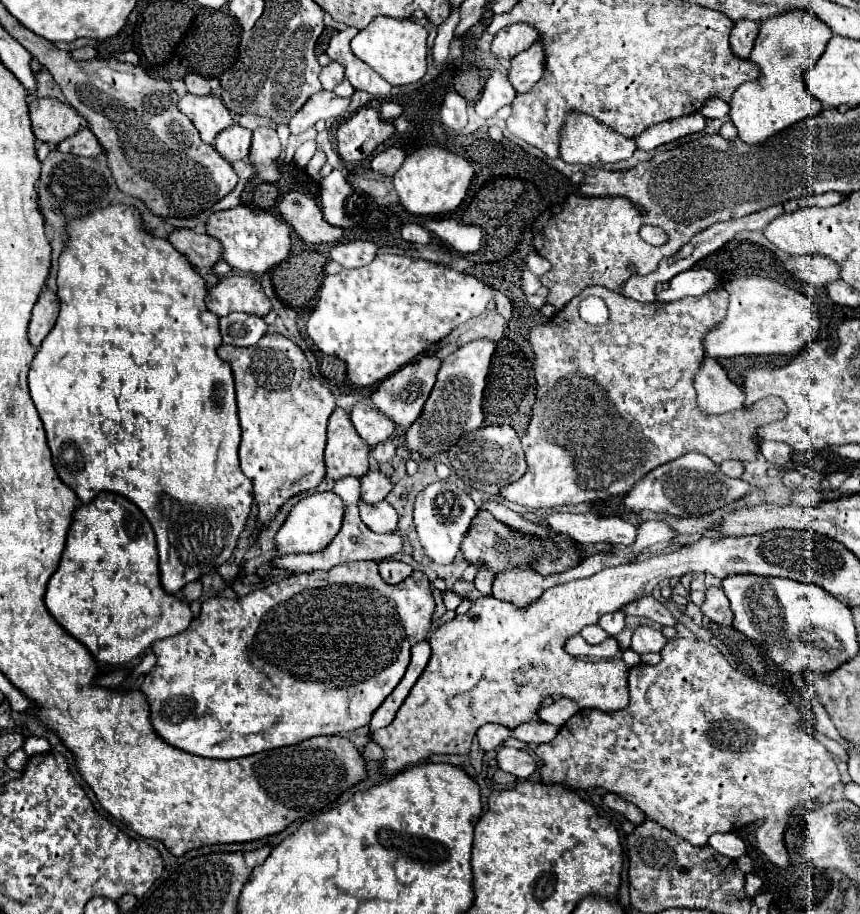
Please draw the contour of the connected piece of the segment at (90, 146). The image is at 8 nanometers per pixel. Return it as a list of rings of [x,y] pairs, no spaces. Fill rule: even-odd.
[[[88,127],[80,129],[76,135],[58,143],[56,149],[62,151],[62,153],[74,153],[74,155],[80,155],[80,157],[98,157],[104,151],[100,147],[98,139],[94,137],[94,133]]]

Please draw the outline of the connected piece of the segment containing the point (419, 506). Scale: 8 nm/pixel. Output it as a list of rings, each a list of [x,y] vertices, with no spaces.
[[[436,481],[418,493],[414,501],[414,525],[426,555],[436,563],[450,563],[460,551],[460,543],[476,513],[478,509],[468,493],[450,481]]]

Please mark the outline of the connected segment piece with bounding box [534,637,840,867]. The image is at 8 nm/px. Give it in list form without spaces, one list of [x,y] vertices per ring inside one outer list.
[[[680,637],[670,639],[668,645],[662,649],[662,661],[658,665],[636,665],[636,667],[630,669],[628,679],[630,679],[630,703],[624,709],[614,711],[614,713],[598,711],[598,709],[580,709],[574,717],[570,717],[570,721],[566,721],[560,727],[554,741],[542,743],[542,745],[536,747],[534,753],[542,761],[542,767],[540,767],[542,781],[544,783],[570,785],[572,789],[602,787],[602,789],[606,789],[610,793],[616,793],[622,799],[634,803],[640,811],[644,811],[646,817],[650,817],[650,819],[658,821],[660,825],[672,829],[674,833],[678,833],[680,837],[690,841],[692,845],[706,845],[708,837],[714,835],[714,833],[734,831],[742,825],[760,821],[760,827],[758,827],[758,833],[756,833],[756,841],[760,851],[776,867],[786,867],[788,865],[788,851],[786,851],[786,845],[784,845],[784,829],[786,829],[788,813],[796,805],[800,805],[802,801],[816,799],[818,795],[826,793],[830,787],[834,787],[840,781],[836,761],[826,751],[826,747],[822,743],[818,743],[814,737],[810,737],[802,727],[798,727],[802,717],[796,711],[796,707],[788,701],[788,697],[780,689],[776,689],[772,685],[766,685],[766,683],[762,683],[754,677],[748,677],[748,675],[732,669],[714,645],[710,645],[706,641],[698,641],[698,639],[680,639]]]

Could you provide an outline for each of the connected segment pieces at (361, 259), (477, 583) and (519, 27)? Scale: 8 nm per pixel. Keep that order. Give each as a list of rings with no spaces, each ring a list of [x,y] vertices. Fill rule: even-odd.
[[[348,241],[338,243],[332,249],[332,261],[340,263],[342,267],[364,267],[376,257],[376,245],[372,241]]]
[[[478,567],[476,579],[474,579],[474,587],[476,587],[482,595],[490,595],[490,593],[492,593],[494,577],[496,577],[496,573],[490,571],[490,567]]]
[[[514,23],[500,29],[492,41],[492,53],[496,57],[512,59],[514,55],[528,49],[538,39],[538,31],[526,23]]]

